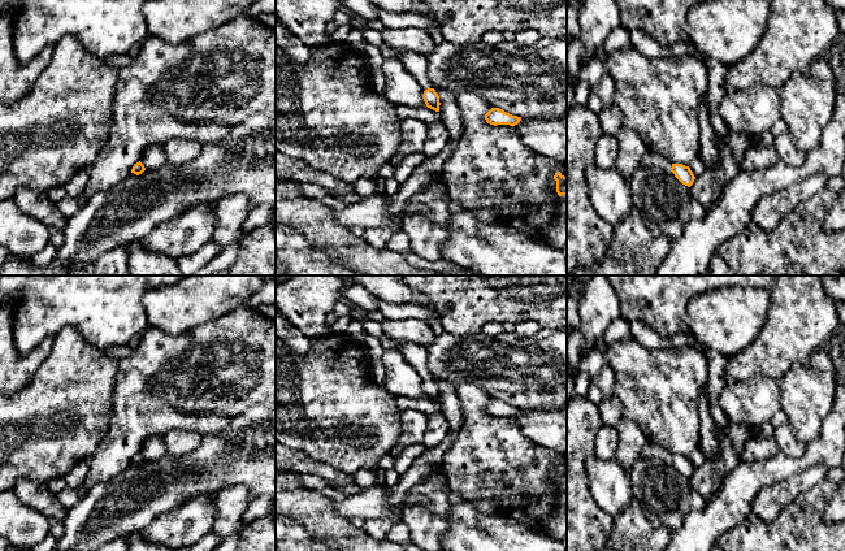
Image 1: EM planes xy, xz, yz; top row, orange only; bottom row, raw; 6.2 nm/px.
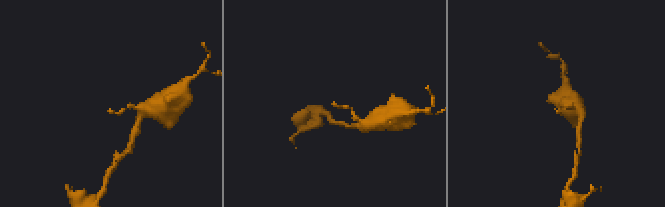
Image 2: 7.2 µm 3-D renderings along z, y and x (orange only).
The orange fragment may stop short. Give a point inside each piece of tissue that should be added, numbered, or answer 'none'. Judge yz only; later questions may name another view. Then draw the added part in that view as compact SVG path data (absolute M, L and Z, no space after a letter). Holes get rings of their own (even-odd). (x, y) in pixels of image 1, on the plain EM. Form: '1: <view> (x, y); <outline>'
1: yz (650, 451); M646 442L645 447L641 450L640 456L644 459L659 459L663 461L671 461L672 459L672 455L668 451L666 451L659 444L653 444L650 442Z

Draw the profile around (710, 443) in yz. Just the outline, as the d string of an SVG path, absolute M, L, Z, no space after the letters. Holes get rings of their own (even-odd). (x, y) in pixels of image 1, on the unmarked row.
M706 386L701 390L698 412L701 417L699 447L705 452L707 460L716 460L722 455L722 446L716 434L716 422L710 412Z

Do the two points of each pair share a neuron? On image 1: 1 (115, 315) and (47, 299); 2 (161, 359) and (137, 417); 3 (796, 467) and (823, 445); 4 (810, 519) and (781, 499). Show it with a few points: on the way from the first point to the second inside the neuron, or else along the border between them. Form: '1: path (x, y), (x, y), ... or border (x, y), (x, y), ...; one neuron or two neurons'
1: path (98, 299), (64, 299); one neuron
2: path (150, 373), (143, 381), (143, 403); one neuron
3: path (802, 461), (807, 460), (817, 451); one neuron
4: border (791, 502), (783, 507); two neurons

